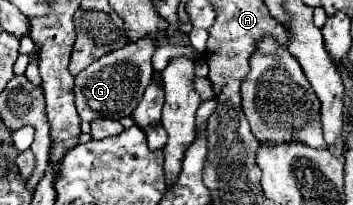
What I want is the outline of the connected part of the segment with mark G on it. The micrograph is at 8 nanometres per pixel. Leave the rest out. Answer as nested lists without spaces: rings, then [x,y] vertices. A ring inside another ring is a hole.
[[[140,39],[136,43],[128,43],[118,51],[110,51],[108,55],[96,59],[90,67],[76,75],[74,97],[76,109],[82,121],[92,123],[94,119],[122,119],[130,117],[138,107],[144,89],[152,81],[152,53],[156,51],[154,43],[148,39]]]

